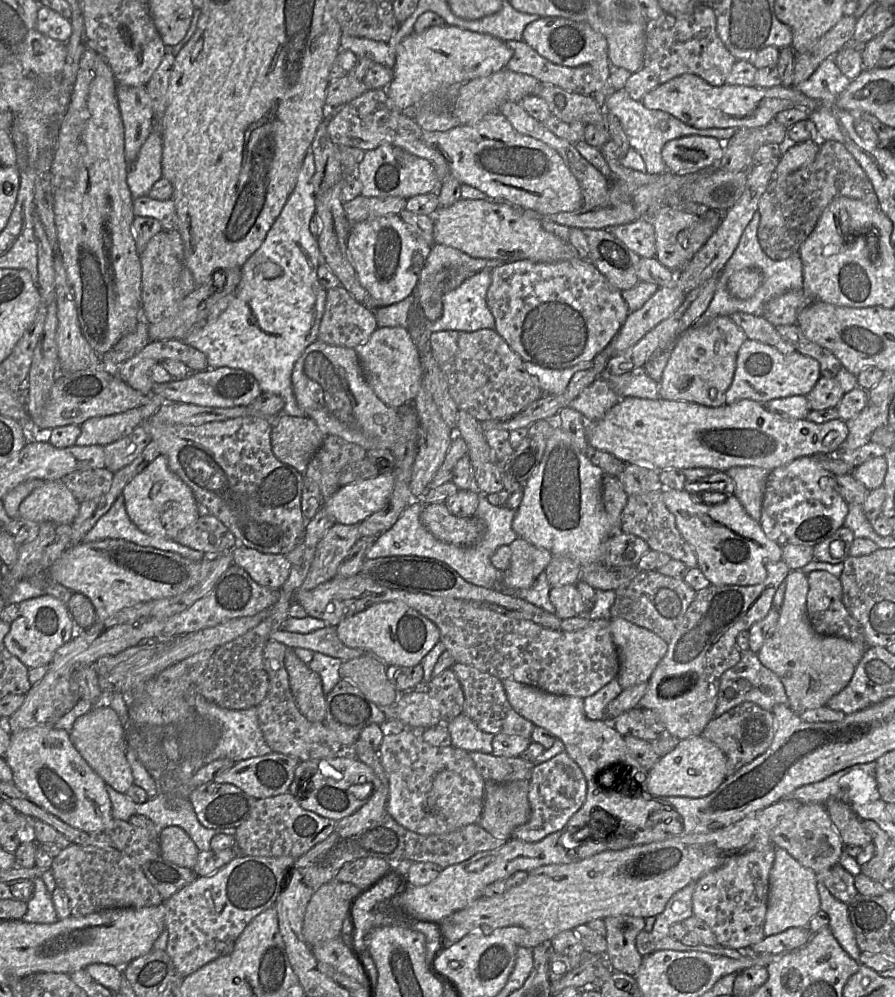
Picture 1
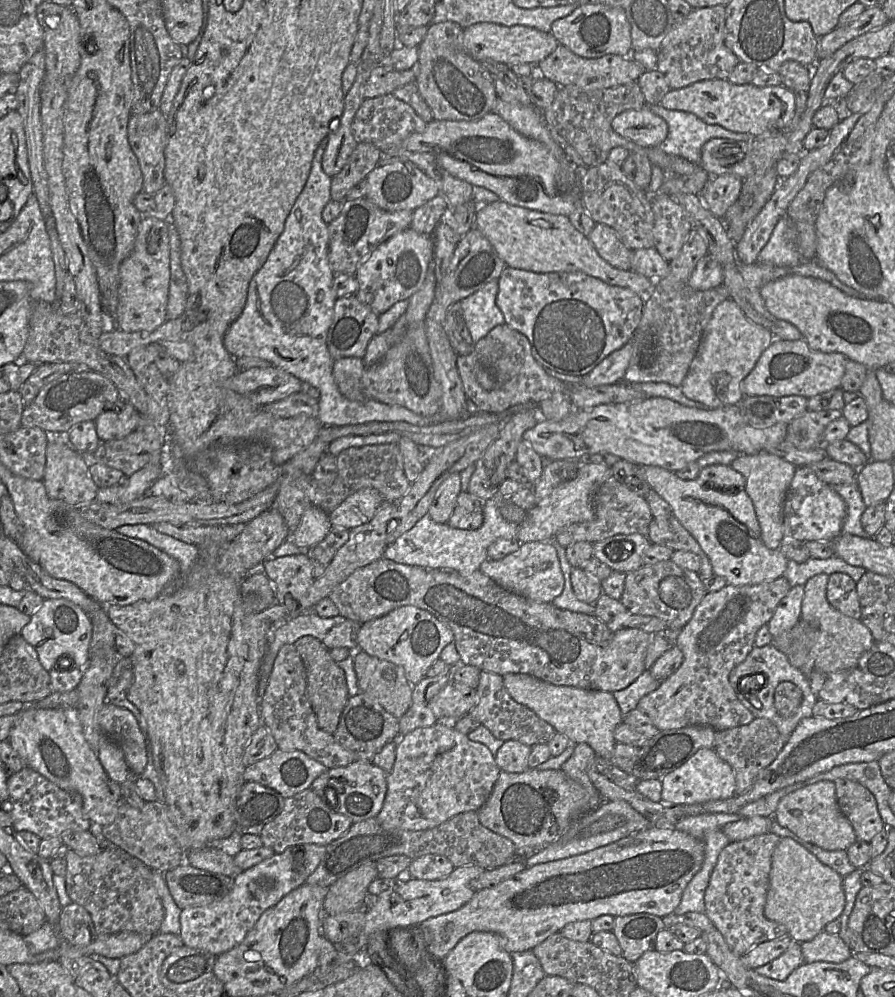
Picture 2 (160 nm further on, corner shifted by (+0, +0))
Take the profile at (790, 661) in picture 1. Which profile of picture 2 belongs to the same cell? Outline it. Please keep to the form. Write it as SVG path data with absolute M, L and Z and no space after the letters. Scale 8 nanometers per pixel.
M817 574L804 585L801 619L814 628L808 652L813 658L813 670L828 675L853 667L874 644L870 630L861 622L833 608L826 597L829 575Z

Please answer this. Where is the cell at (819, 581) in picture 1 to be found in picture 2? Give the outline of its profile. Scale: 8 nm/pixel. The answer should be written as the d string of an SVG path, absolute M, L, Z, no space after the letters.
M845 573L829 575L826 597L829 604L842 614L861 619L856 582Z

